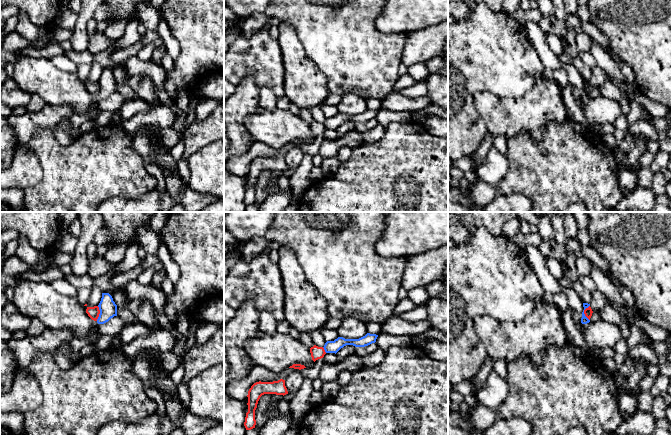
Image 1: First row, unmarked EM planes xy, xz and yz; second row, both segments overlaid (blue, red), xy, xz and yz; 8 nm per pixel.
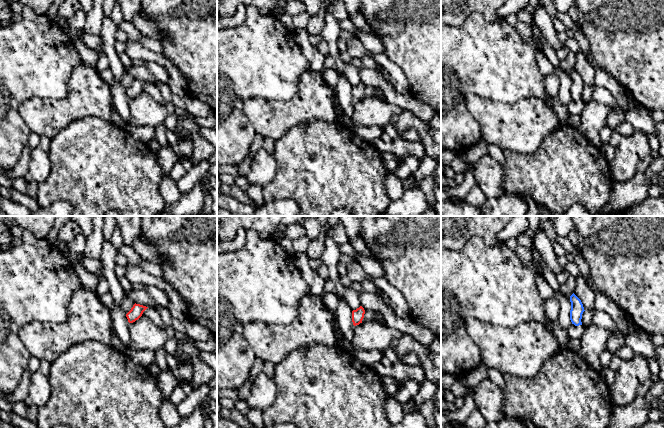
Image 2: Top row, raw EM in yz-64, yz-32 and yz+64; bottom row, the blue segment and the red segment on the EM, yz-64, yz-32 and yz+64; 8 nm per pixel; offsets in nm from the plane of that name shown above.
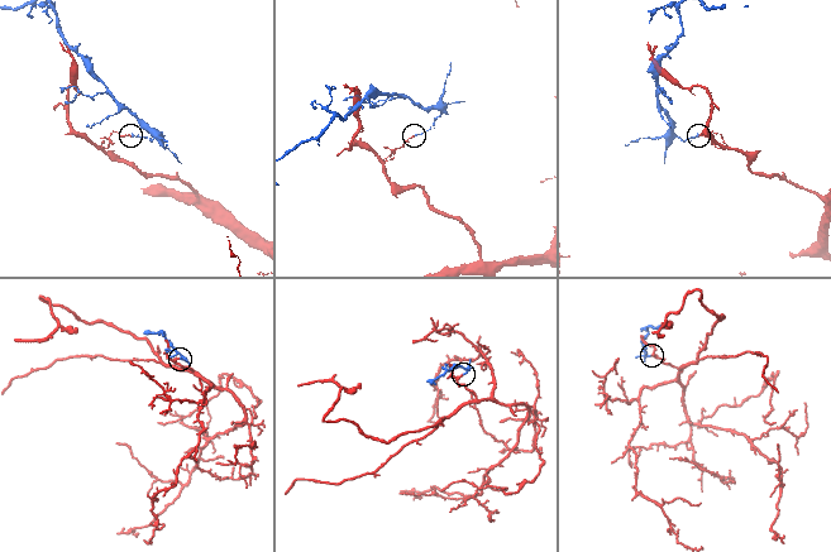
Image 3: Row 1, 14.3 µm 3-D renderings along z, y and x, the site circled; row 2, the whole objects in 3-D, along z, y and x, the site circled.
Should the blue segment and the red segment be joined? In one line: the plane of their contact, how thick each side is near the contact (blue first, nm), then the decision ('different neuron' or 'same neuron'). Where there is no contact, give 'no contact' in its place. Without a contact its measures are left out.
yz | 60/70 nm | different neuron

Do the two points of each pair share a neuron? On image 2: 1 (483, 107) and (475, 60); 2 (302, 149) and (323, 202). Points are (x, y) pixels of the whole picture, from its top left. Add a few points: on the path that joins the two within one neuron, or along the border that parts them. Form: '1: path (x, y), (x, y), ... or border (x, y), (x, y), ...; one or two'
1: border (464, 96), (474, 93), (485, 98), (504, 101); two
2: path (310, 162), (320, 172), (320, 189); one

